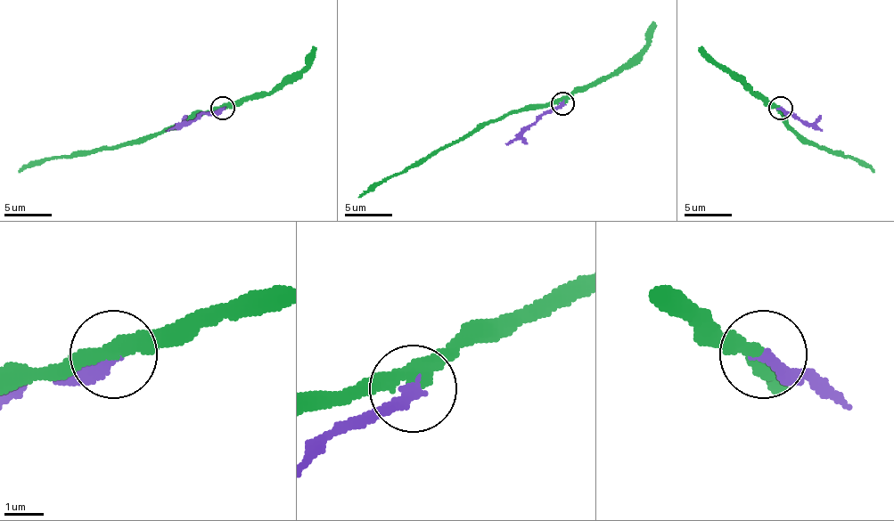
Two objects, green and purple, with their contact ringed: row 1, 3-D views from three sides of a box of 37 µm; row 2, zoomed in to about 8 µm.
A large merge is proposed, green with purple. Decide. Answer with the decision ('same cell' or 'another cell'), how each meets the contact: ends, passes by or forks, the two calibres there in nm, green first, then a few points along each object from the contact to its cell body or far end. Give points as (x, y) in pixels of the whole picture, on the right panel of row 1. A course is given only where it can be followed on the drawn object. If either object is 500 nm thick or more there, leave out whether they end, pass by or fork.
another cell | green passes by | purple ends | 380/320 nm | green via (781, 109), (781, 116), (807, 142), (861, 160), (873, 173) | purple via (781, 109), (791, 110), (799, 120), (821, 130)

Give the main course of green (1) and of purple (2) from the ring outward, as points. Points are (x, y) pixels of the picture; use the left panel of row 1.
1: (222, 109), (188, 116), (176, 125), (132, 142), (32, 160), (18, 173)
2: (222, 109), (202, 110), (193, 120), (165, 130)

